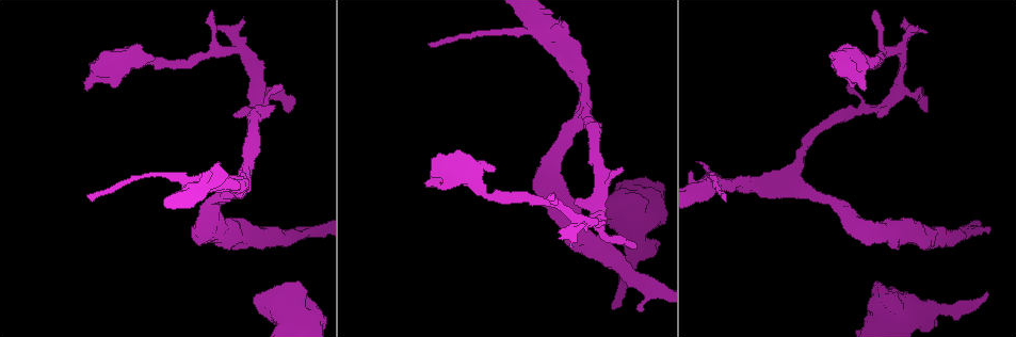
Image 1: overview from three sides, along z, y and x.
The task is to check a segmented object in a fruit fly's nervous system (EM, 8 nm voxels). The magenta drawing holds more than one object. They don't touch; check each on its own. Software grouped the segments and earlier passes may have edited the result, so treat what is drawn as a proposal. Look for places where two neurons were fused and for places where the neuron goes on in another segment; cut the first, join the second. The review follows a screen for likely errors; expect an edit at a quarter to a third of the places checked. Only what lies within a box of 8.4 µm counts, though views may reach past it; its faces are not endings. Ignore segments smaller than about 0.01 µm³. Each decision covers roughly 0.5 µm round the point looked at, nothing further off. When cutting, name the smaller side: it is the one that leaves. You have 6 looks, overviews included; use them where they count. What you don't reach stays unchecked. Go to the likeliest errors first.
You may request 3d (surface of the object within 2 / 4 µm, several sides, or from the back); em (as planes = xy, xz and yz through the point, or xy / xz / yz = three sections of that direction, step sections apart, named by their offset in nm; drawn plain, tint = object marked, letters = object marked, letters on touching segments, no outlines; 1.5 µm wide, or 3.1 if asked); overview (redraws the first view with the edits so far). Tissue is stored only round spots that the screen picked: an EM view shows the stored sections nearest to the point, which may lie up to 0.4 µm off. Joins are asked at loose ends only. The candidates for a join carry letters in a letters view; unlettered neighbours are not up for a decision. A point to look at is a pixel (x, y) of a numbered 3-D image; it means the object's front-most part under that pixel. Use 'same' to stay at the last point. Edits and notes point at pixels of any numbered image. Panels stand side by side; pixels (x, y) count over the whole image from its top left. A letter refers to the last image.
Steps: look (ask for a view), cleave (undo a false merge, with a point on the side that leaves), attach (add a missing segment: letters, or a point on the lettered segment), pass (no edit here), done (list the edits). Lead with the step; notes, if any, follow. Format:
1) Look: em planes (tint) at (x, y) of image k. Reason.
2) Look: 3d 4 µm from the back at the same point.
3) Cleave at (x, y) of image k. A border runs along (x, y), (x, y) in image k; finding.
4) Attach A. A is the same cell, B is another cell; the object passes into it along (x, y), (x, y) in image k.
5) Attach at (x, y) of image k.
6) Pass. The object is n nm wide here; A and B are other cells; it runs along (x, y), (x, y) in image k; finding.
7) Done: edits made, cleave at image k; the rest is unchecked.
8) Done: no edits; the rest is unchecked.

Look: 3d 2 µm at (987, 295) of image 1. Free end.

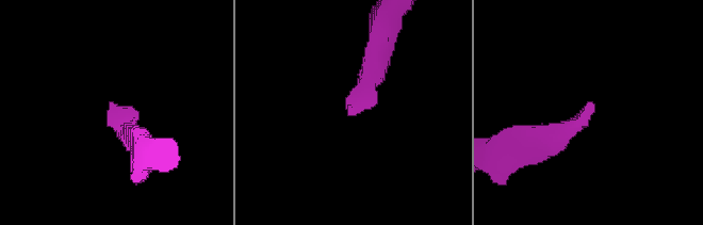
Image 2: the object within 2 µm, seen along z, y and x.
Look: em planes (plain) at (112, 109) of image 2.

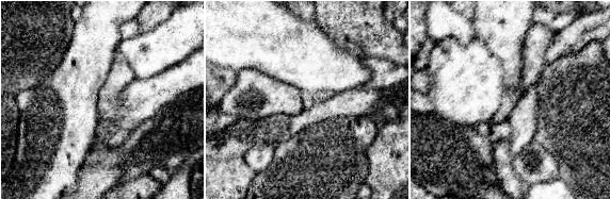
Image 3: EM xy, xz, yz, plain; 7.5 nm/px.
Look: em planes (letters) at the same point.

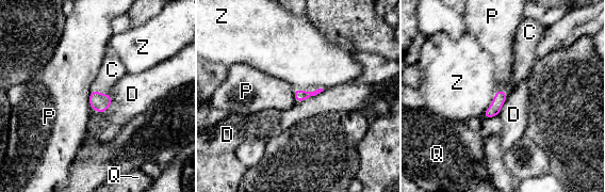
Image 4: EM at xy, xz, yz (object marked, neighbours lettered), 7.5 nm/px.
Attach C. C is the same cell, D, P, Q and Z are other cells; the neuron continues.

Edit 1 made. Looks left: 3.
Look: overview. See it whole again.

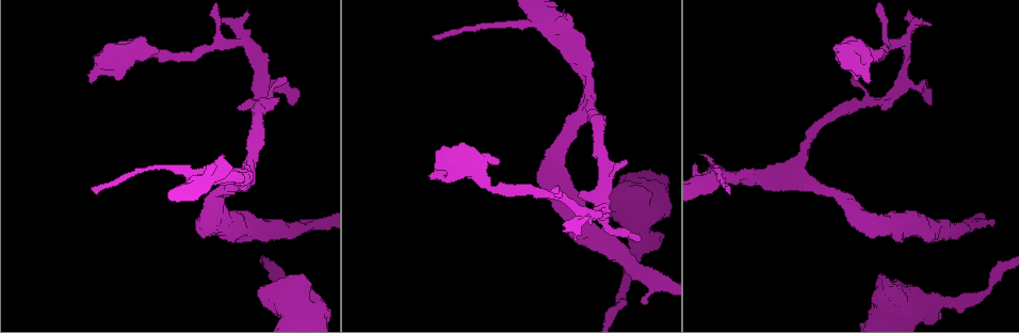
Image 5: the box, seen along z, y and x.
Look: em xy step 8 (letters) at (726, 186) of image 5.

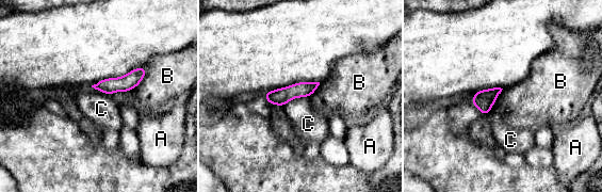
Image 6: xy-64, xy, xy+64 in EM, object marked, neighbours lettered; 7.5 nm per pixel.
Pass. The object is 120 nm wide here; A, B and C are other cells; it runs along (314, 84), (282, 96), (267, 96) in image 6; none of them fits.

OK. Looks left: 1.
Done: edits made, attach at image 4; the rest is unchecked.

